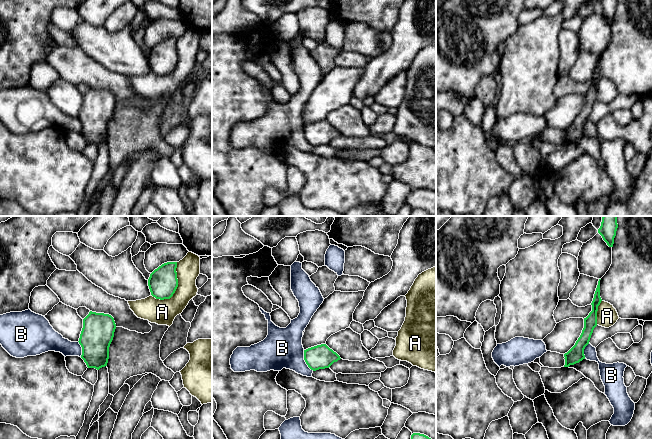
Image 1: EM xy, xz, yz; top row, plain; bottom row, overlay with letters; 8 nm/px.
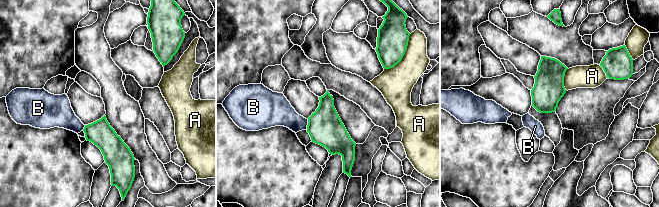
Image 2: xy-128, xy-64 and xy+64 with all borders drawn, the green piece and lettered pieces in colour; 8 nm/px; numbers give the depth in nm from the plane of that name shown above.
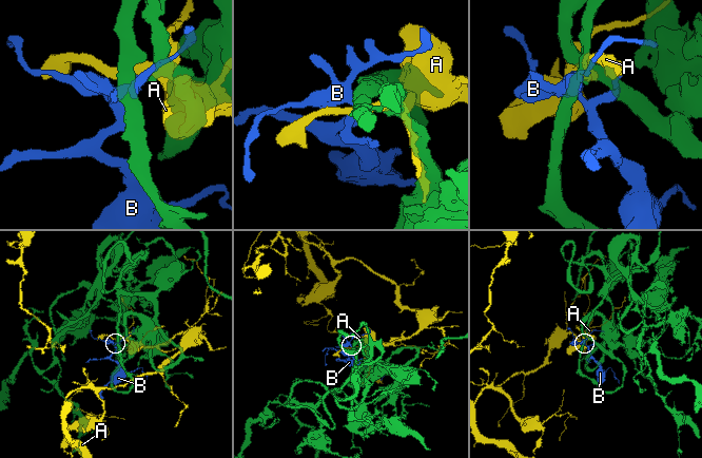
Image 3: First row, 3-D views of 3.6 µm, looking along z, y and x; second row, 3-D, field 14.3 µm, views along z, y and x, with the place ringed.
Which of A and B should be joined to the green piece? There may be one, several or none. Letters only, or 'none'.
none

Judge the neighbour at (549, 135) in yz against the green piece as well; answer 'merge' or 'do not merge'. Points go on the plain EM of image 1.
merge

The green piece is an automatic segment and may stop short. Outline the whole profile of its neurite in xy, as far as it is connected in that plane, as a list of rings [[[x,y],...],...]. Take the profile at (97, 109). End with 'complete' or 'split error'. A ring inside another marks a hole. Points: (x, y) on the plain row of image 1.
[[[90,87],[83,95],[79,114],[82,123],[81,134],[88,144],[99,146],[107,142],[109,123],[114,113],[116,100],[109,90]]]; complete

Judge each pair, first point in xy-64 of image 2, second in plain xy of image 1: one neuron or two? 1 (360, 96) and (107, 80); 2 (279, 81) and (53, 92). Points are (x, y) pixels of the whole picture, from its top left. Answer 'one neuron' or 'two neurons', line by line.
1: one neuron
2: two neurons

